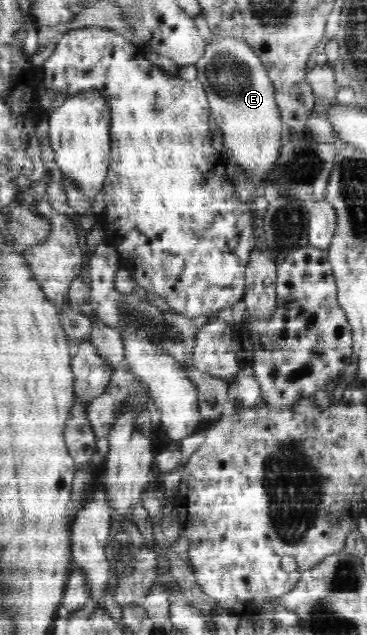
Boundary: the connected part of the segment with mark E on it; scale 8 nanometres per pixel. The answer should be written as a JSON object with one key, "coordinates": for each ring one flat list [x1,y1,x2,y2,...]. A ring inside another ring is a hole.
{"coordinates":[[212,34,206,40,204,55,195,65,198,70,196,79,207,92,210,115,221,128,229,158,249,174,259,178,267,176,267,172,279,164,284,122,275,104,276,89,260,56,245,39]]}

